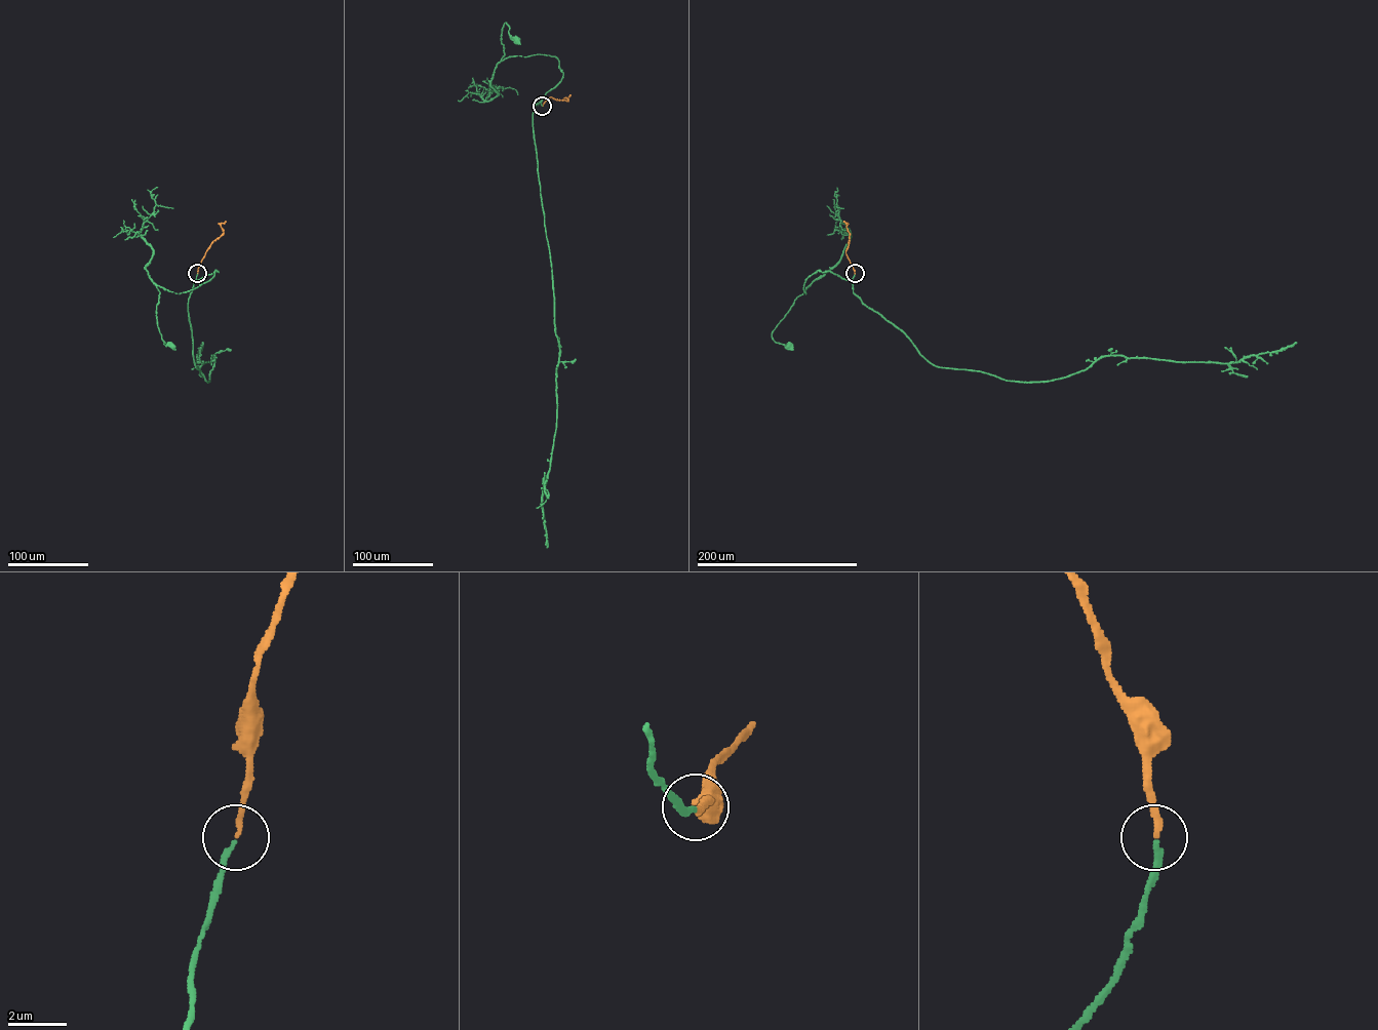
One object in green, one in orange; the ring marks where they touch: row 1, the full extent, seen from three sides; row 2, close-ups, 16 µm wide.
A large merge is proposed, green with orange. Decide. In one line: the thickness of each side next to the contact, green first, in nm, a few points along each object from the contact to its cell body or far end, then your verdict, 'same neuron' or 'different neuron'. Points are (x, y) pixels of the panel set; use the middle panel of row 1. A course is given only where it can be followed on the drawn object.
calibres 170 and 170 nm; course green (542, 106), (546, 93), (562, 76), (559, 61), (538, 54), (501, 61), (506, 23), (509, 34), (517, 40); course orange (542, 106), (550, 96), (567, 101), (565, 97), (571, 94); same neuron

